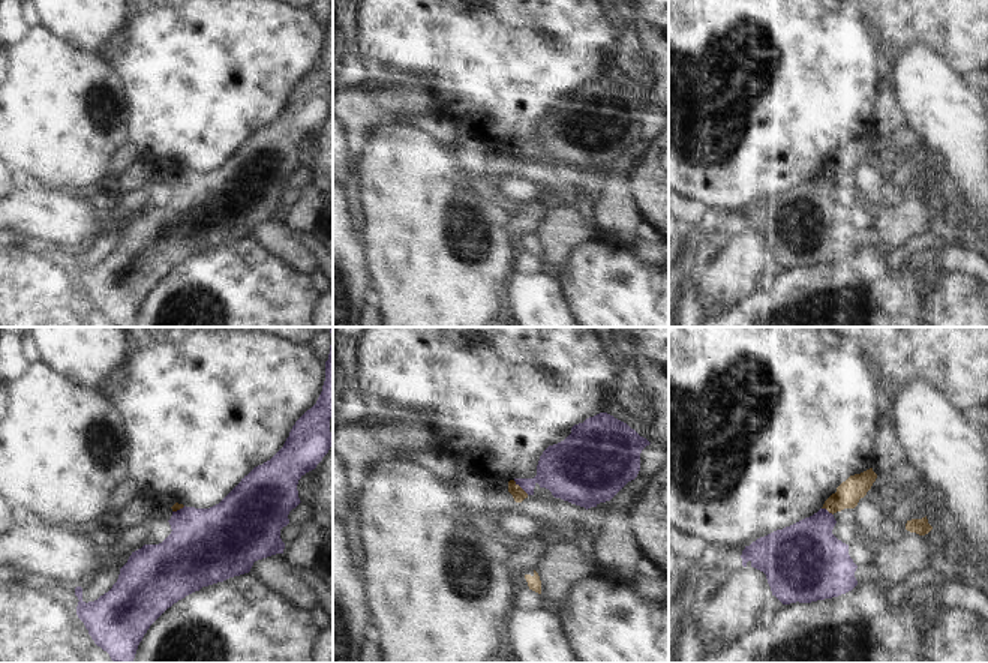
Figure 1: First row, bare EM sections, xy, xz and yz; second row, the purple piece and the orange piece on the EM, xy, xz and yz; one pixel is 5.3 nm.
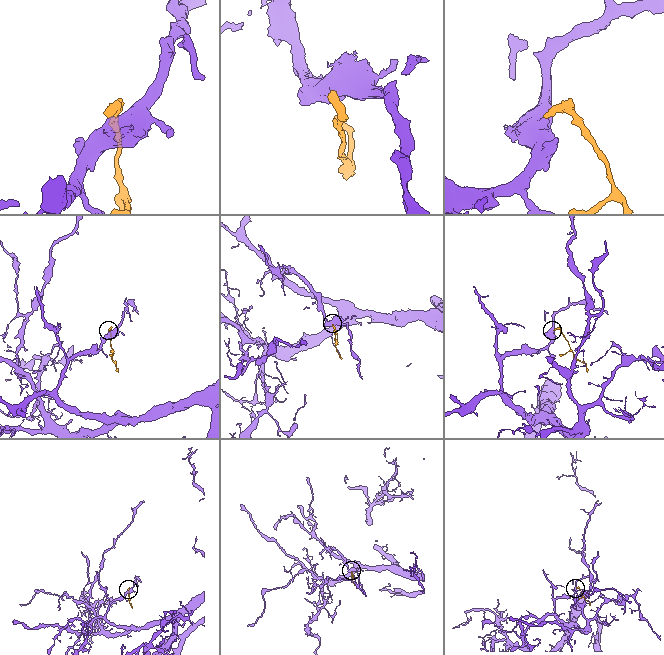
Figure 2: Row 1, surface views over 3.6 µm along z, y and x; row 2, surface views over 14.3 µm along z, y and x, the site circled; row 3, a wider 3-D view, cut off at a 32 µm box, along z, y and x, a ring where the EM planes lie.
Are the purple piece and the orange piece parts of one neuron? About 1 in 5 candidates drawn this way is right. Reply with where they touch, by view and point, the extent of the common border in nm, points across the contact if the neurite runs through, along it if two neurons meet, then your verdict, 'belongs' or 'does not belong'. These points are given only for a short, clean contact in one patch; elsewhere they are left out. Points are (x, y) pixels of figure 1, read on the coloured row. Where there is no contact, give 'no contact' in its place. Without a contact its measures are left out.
contact xz (520, 486); length 120 nm; border xz (513, 480), (528, 494); does not belong

